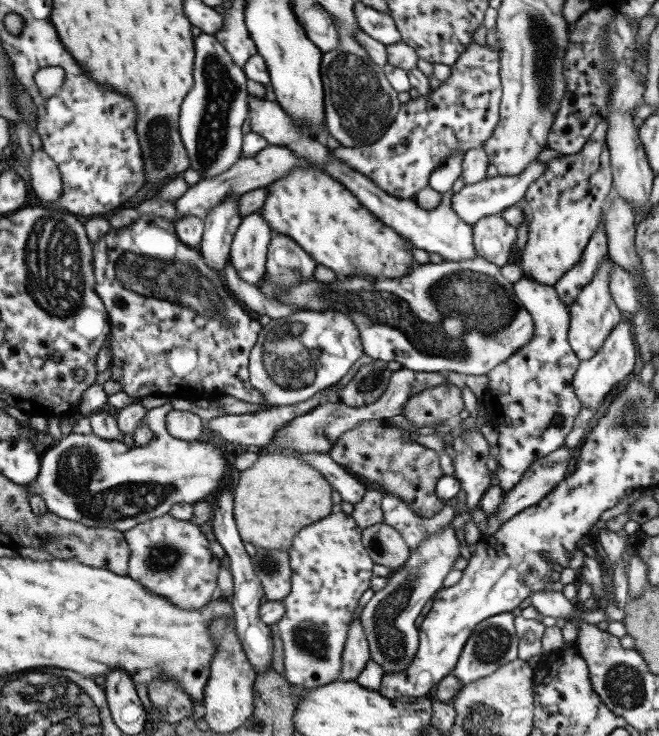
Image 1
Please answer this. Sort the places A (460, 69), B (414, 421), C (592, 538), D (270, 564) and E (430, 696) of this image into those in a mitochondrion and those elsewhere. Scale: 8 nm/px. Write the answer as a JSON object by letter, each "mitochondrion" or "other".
{"A":"other","B":"other","C":"other","D":"mitochondrion","E":"other"}

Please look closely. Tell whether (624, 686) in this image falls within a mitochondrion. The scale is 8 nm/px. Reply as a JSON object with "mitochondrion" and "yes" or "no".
{"mitochondrion":"yes"}

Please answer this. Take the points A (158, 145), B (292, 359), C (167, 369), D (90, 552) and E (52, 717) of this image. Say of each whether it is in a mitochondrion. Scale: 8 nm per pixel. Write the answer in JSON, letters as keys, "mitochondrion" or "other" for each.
{"A":"mitochondrion","B":"mitochondrion","C":"other","D":"other","E":"mitochondrion"}

